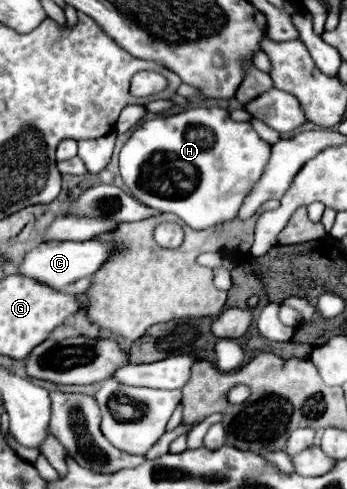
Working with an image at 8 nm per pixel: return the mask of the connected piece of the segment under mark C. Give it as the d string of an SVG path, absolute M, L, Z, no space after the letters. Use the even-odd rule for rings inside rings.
M46 241L26 253L22 263L18 265L18 275L32 277L34 281L44 281L44 285L52 285L52 289L64 289L76 279L90 277L94 275L100 265L112 255L112 251L120 245L110 245L110 243L100 243L100 241Z

